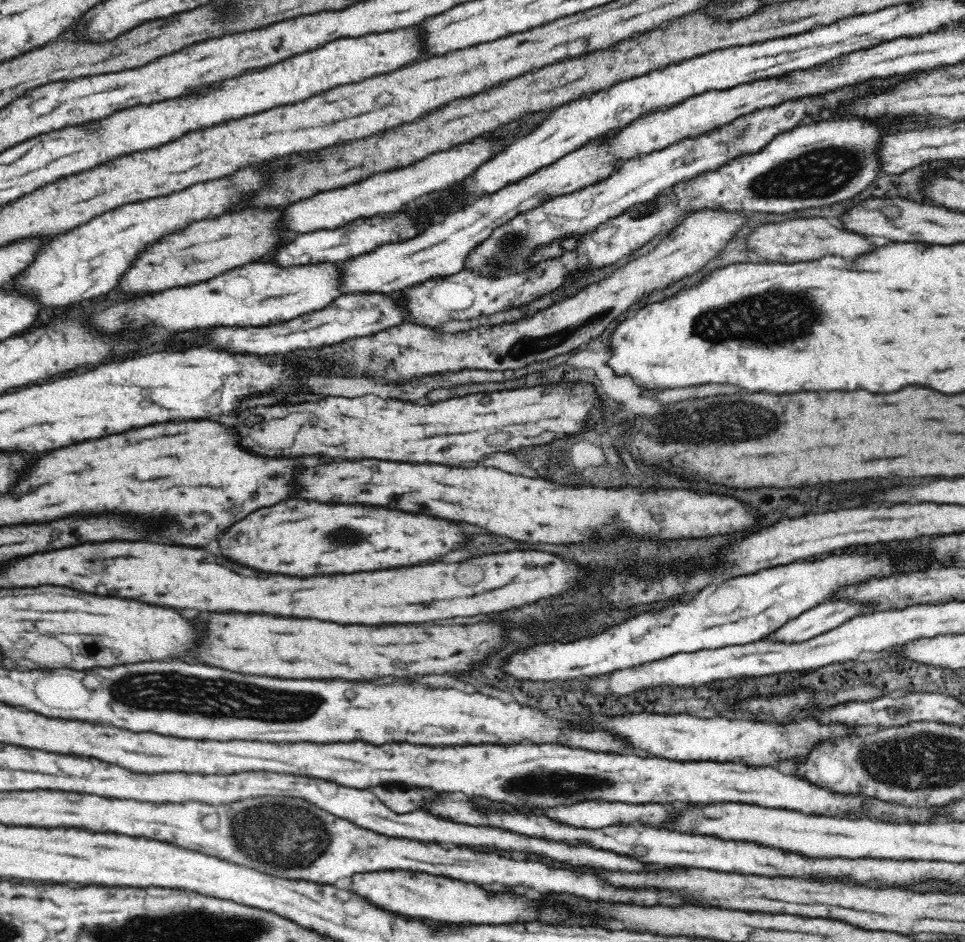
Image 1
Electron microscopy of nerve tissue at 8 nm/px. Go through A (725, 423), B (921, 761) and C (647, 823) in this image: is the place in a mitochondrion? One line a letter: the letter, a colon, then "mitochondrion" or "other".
A: mitochondrion
B: mitochondrion
C: other

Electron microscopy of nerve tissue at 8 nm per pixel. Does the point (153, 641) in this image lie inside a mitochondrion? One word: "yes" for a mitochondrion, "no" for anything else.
no

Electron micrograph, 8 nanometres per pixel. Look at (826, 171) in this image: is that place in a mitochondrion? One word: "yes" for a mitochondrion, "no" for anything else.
yes

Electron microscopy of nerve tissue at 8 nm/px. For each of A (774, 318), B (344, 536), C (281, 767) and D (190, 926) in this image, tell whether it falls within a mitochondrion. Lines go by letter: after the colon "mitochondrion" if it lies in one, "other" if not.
A: mitochondrion
B: mitochondrion
C: other
D: mitochondrion

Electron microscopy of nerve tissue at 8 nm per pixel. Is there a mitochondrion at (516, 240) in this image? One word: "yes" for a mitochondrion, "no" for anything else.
yes

